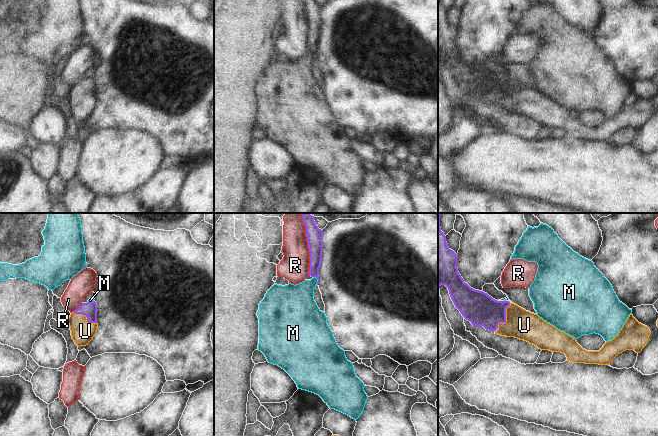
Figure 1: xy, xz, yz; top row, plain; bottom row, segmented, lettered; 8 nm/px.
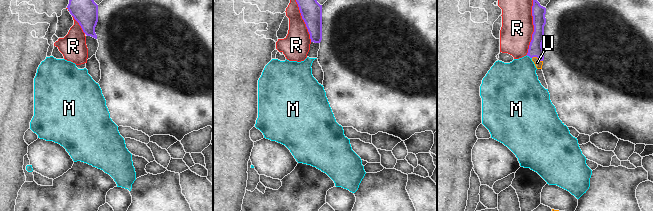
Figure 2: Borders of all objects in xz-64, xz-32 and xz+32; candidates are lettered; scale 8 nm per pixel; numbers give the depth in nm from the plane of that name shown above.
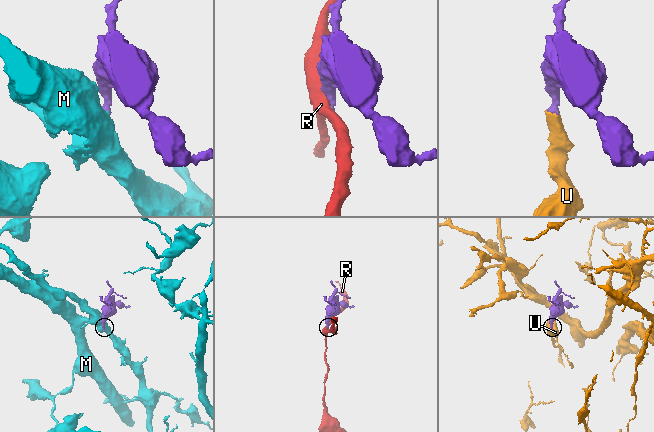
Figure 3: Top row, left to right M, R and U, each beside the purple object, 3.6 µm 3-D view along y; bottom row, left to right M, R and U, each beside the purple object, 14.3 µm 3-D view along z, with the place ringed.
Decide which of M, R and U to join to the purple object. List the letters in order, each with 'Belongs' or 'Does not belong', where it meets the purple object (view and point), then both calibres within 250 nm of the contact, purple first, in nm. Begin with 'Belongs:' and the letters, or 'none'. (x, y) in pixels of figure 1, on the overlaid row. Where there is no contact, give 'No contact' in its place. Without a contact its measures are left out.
Belongs: U
M: Does not belong. Touches purple at xz (318, 280). Thickness 110 nm (purple) against 280 nm
R: Does not belong. Touches purple at xz (308, 244). Thickness 130 nm (purple) against 240 nm
U: Belongs. Touches purple at yz (505, 318). Thickness 260 nm (purple) against 240 nm.

